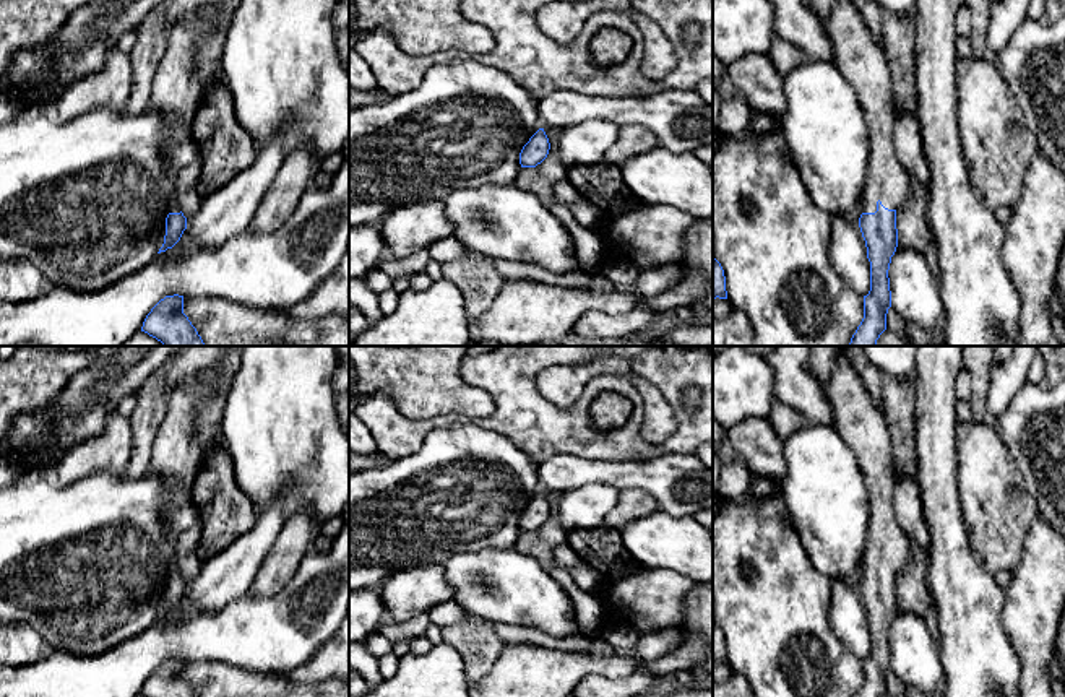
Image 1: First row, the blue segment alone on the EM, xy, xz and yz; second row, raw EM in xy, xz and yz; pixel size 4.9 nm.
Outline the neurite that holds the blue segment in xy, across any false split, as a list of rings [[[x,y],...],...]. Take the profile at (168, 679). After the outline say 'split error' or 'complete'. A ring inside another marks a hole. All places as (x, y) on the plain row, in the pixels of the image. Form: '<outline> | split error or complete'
[[[174,658],[161,663],[146,679],[144,697],[198,697],[183,678],[183,660]]] | complete

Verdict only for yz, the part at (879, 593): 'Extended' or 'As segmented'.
Extended

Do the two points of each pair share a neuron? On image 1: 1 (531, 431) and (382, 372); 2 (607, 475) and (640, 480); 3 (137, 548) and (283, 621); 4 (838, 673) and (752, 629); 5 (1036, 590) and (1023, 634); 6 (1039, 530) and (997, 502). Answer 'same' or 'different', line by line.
1: different
2: same
3: different
4: same
5: same
6: different

